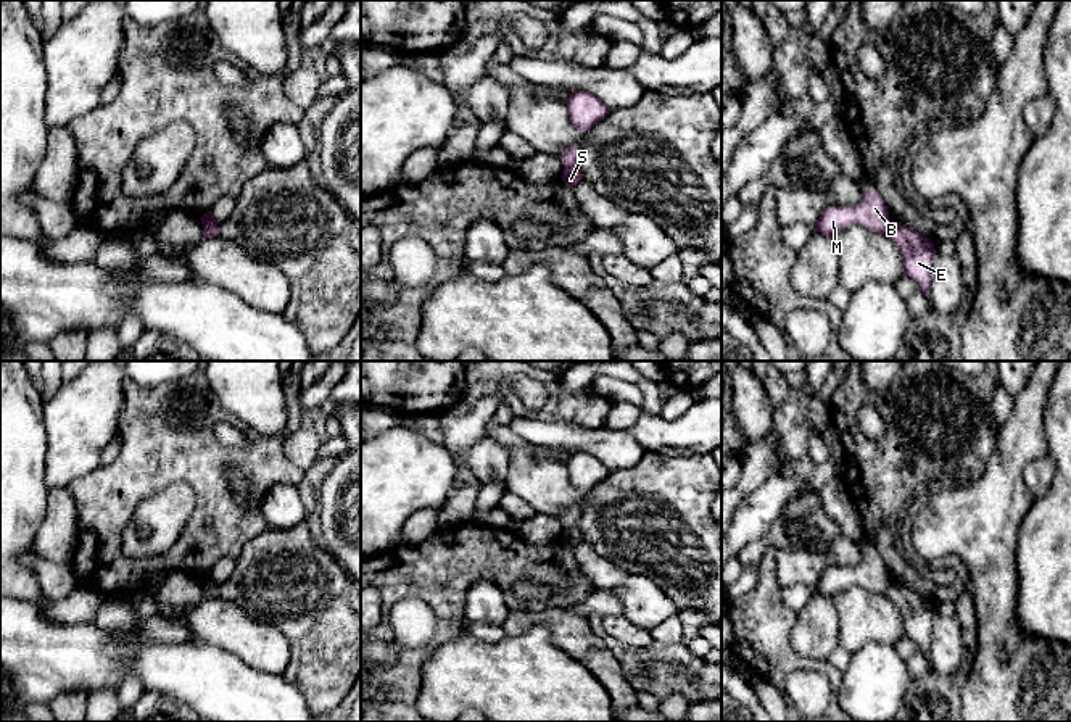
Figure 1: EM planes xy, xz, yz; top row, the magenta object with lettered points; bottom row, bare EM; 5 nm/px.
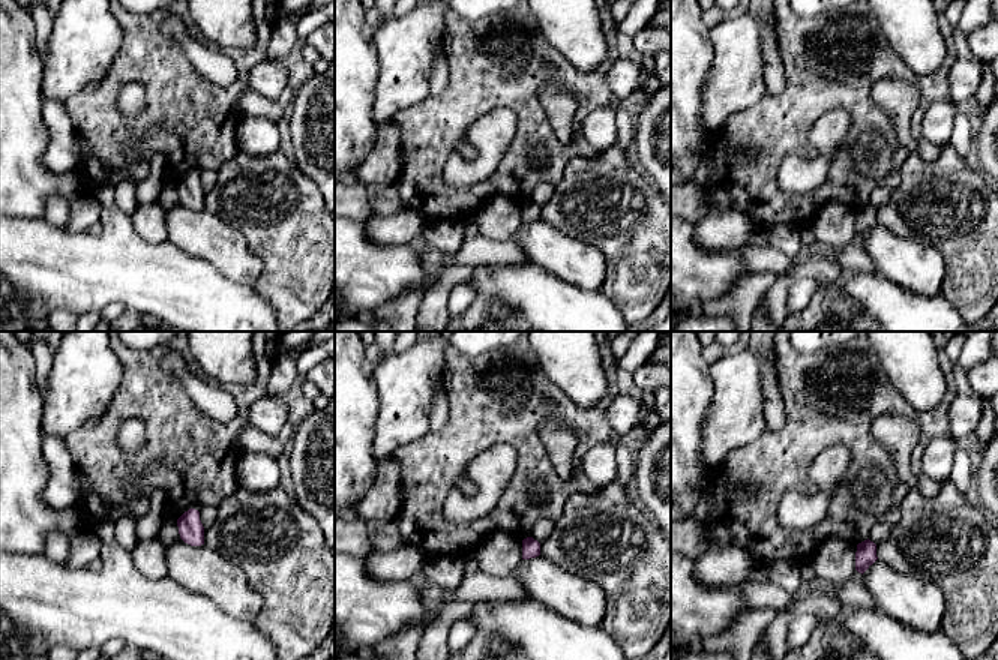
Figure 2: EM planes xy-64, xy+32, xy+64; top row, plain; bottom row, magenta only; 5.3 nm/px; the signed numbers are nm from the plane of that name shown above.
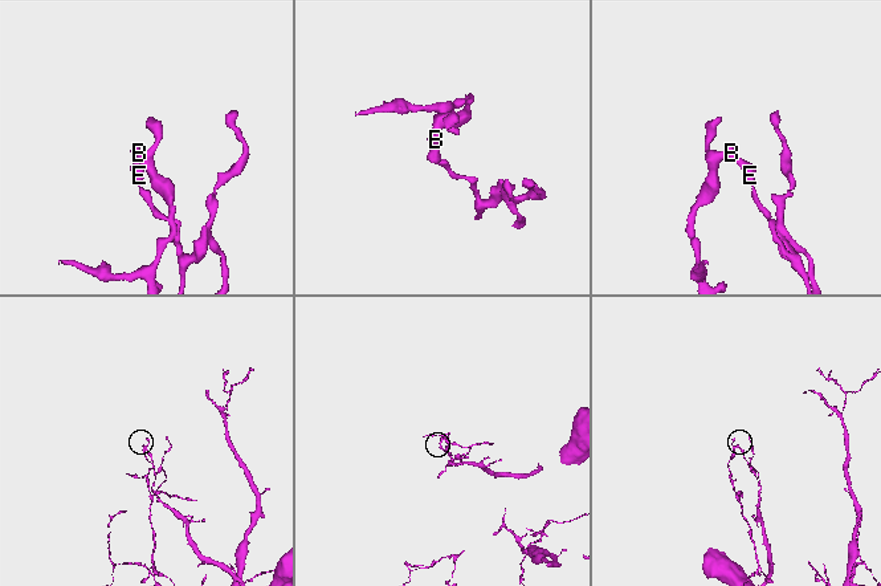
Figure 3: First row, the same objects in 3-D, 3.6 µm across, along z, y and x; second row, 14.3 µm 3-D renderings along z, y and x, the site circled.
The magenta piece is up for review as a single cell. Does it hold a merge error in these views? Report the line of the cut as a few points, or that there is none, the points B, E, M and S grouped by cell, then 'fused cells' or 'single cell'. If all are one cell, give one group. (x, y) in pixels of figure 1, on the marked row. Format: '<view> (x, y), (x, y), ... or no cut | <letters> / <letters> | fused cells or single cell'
xy (216, 223), (203, 228) | B M / E S | fused cells

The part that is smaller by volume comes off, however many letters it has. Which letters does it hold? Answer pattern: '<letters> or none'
B, M

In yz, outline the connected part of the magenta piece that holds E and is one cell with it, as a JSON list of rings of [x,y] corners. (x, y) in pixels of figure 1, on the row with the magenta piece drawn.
[[[891,221],[886,235],[900,250],[905,274],[910,279],[916,280],[920,290],[923,290],[928,295],[932,259],[936,256],[932,240],[923,237],[921,234],[915,232],[913,229],[897,221]]]

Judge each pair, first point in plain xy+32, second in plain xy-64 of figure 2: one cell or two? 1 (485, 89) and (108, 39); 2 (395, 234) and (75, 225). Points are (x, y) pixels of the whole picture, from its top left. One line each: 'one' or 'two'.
1: two
2: one

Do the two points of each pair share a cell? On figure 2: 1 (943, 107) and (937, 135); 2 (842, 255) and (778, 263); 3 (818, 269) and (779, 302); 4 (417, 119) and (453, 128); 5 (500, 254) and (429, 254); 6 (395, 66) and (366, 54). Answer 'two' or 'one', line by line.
1: one
2: one
3: one
4: one
5: one
6: two

